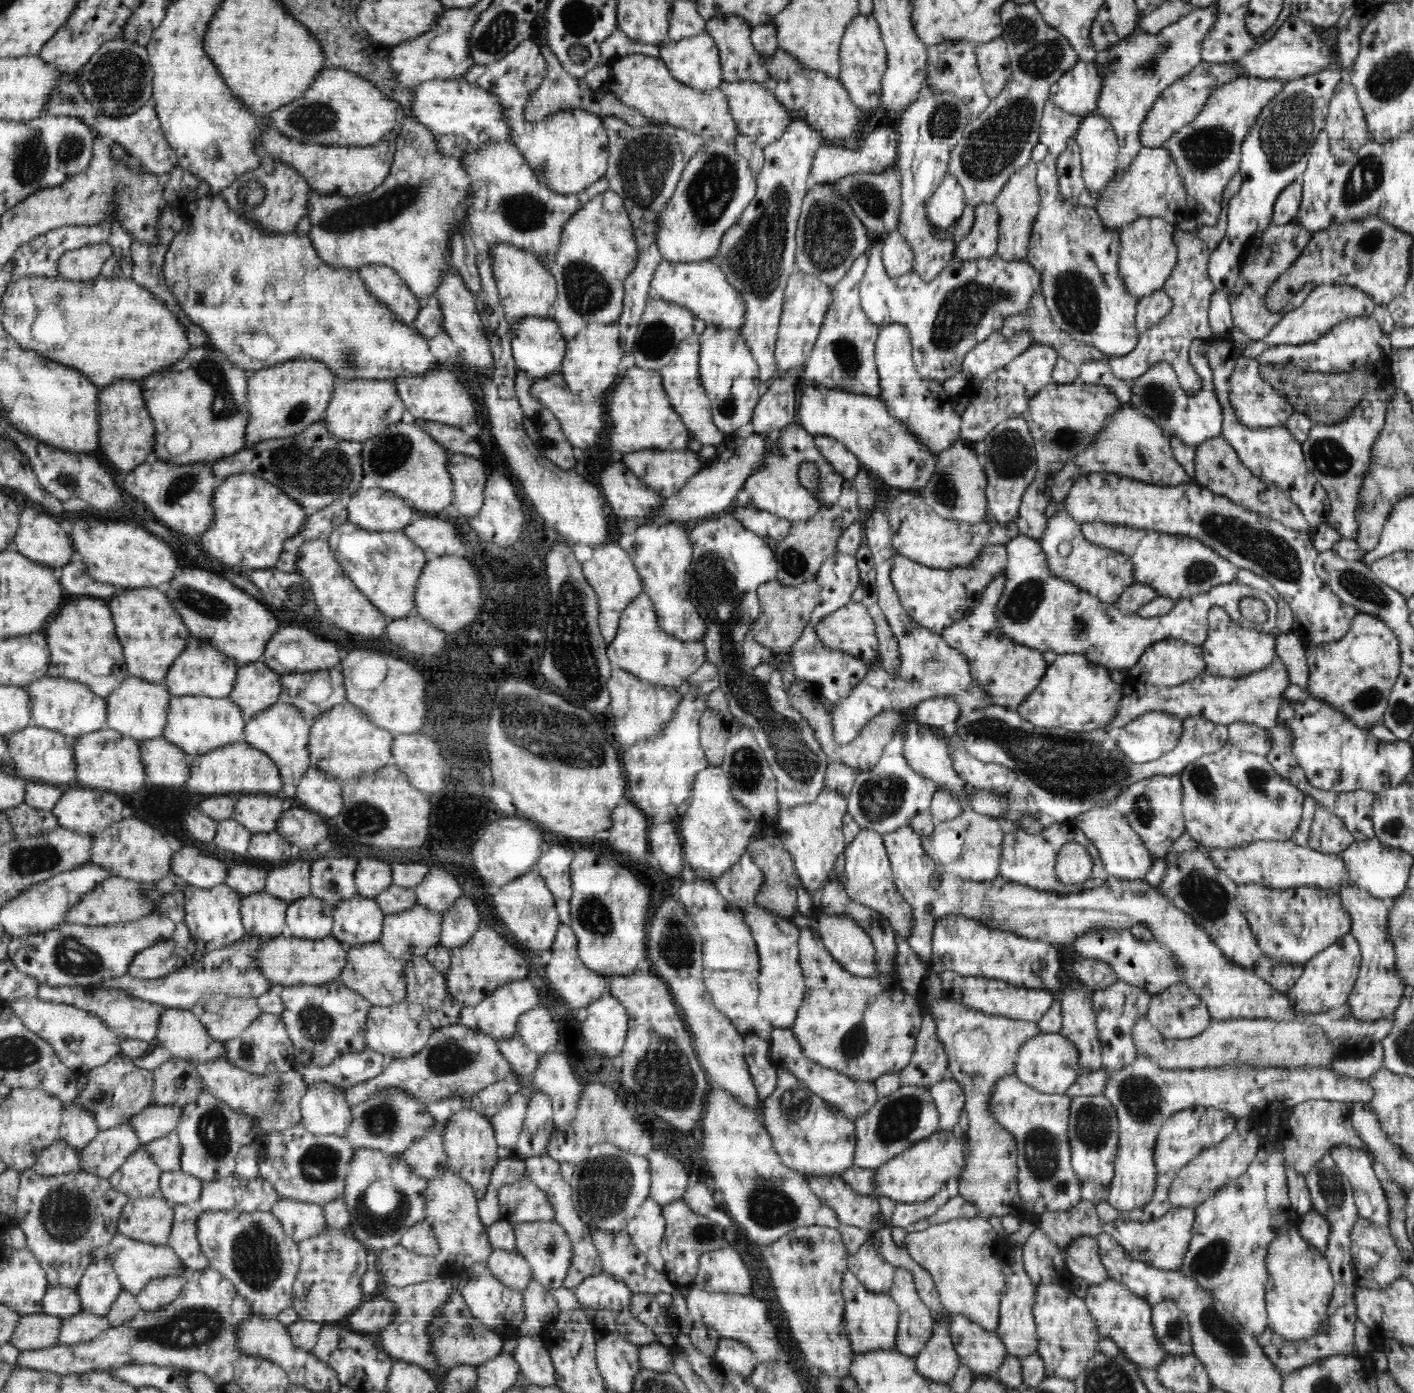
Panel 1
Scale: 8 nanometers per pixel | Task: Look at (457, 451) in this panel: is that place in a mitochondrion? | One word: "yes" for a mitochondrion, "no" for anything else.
no

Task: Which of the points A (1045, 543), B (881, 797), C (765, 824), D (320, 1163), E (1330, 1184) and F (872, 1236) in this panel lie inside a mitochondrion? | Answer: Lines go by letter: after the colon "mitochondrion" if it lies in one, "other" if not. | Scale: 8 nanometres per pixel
A: other
B: mitochondrion
C: other
D: mitochondrion
E: mitochondrion
F: other

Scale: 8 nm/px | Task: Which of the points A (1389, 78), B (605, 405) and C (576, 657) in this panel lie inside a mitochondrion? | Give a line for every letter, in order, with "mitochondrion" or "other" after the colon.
A: mitochondrion
B: other
C: mitochondrion

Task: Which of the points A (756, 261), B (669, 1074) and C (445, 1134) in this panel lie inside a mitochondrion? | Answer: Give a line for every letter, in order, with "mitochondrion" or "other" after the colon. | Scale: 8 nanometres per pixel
A: mitochondrion
B: mitochondrion
C: other

